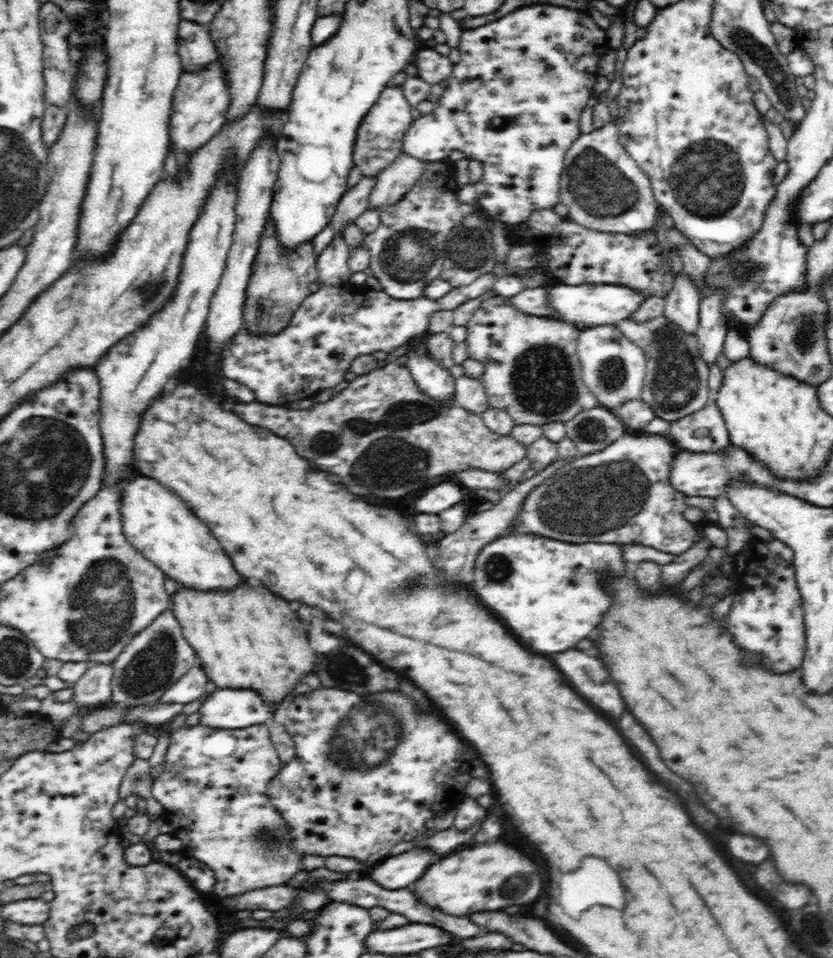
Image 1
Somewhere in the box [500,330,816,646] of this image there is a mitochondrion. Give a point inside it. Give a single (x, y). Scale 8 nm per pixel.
(588, 502)

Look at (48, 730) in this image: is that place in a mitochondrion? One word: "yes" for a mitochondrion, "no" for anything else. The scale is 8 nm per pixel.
yes

